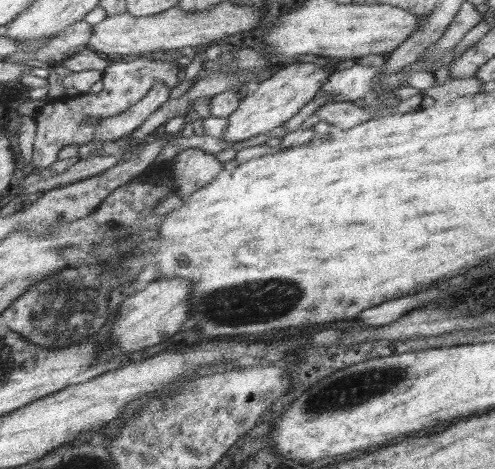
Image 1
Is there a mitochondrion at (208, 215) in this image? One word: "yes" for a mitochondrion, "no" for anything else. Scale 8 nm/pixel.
no

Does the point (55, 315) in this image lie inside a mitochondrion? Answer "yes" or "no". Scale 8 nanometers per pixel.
yes

